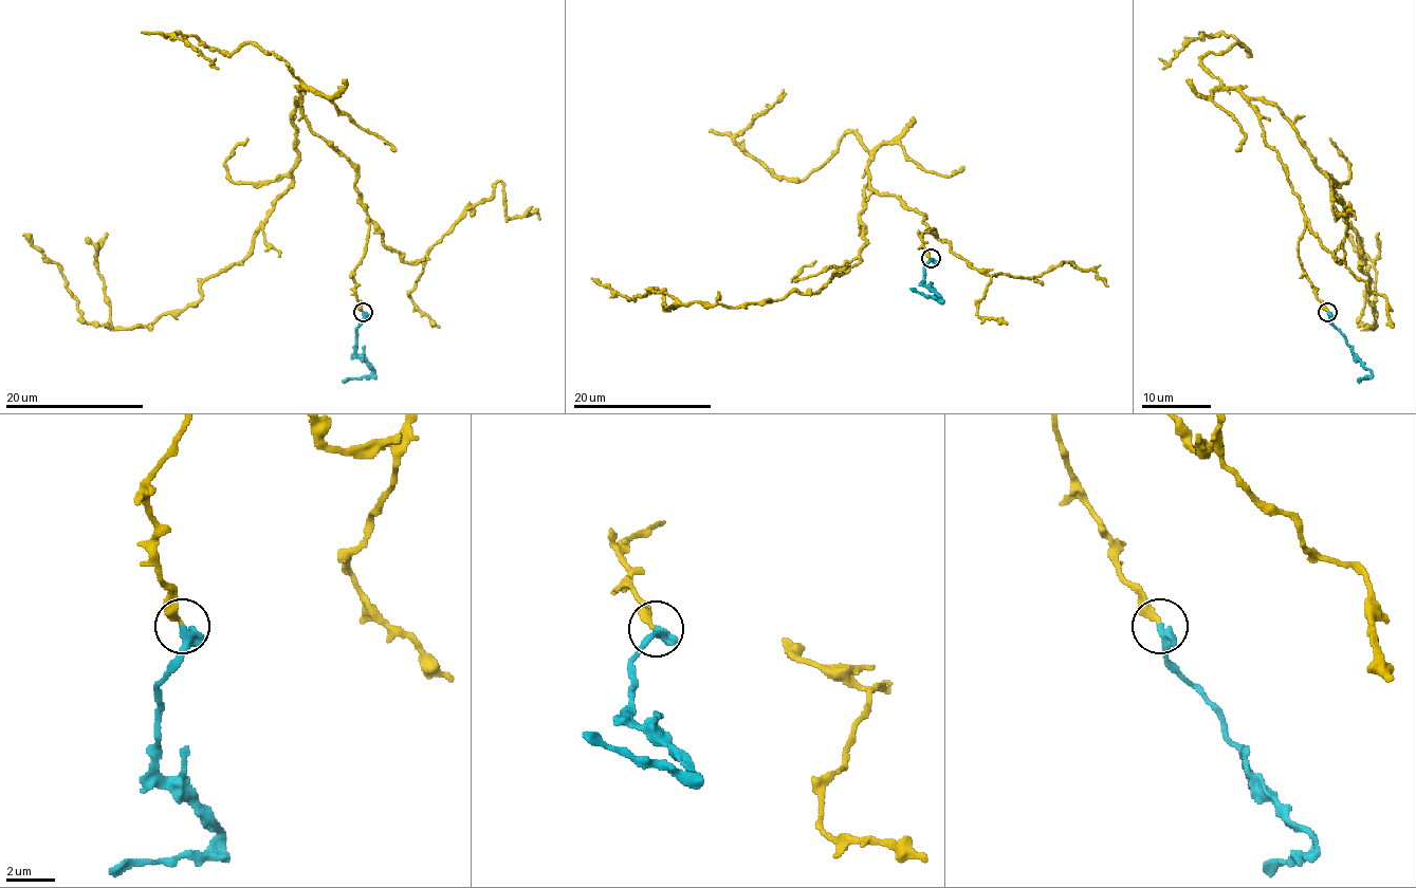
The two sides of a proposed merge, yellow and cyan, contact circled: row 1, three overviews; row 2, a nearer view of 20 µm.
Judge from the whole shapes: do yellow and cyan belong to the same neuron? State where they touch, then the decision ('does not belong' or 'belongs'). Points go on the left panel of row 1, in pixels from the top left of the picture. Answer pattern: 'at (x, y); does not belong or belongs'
at (363, 312); belongs

